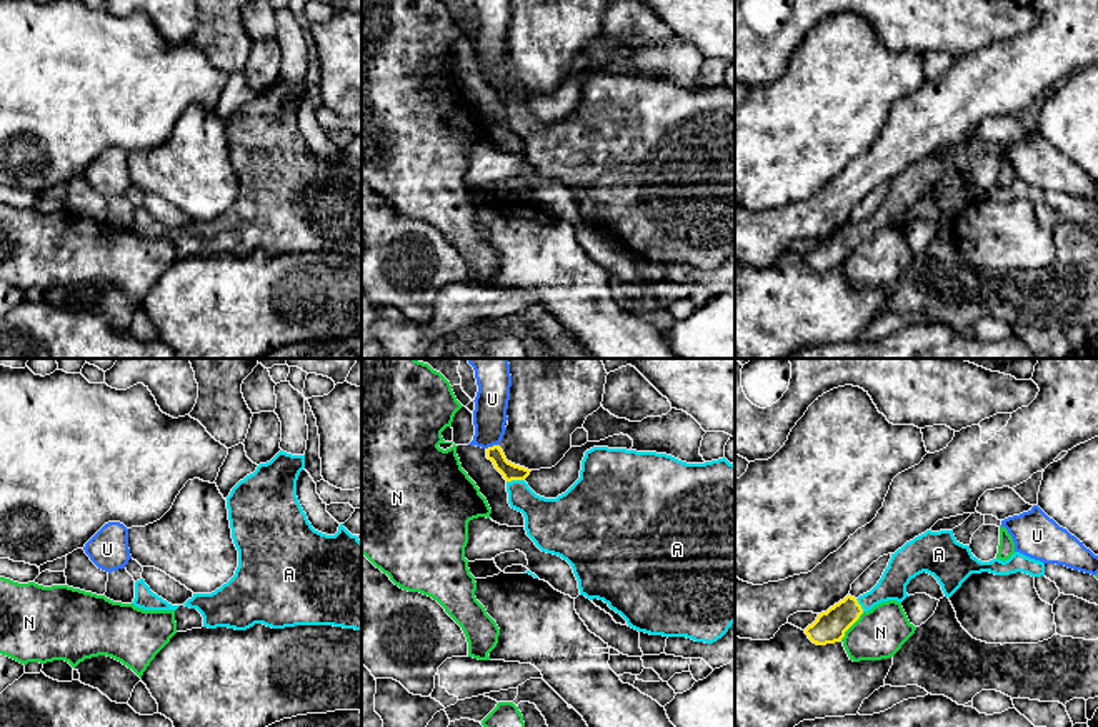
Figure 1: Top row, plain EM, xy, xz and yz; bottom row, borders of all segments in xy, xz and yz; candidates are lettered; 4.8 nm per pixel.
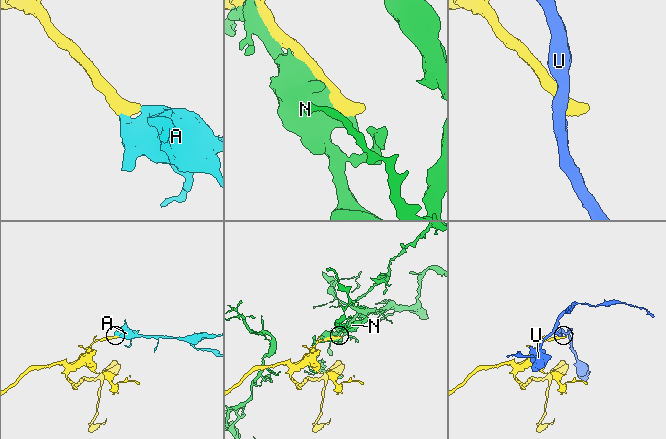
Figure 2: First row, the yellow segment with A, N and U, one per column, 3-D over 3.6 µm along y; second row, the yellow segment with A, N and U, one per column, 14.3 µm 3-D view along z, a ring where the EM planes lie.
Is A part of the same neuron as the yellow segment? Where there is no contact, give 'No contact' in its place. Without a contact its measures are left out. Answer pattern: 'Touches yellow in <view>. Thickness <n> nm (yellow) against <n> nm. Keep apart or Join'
Touches yellow in xz. Thickness 80 nm (yellow) against 200 nm. Join

